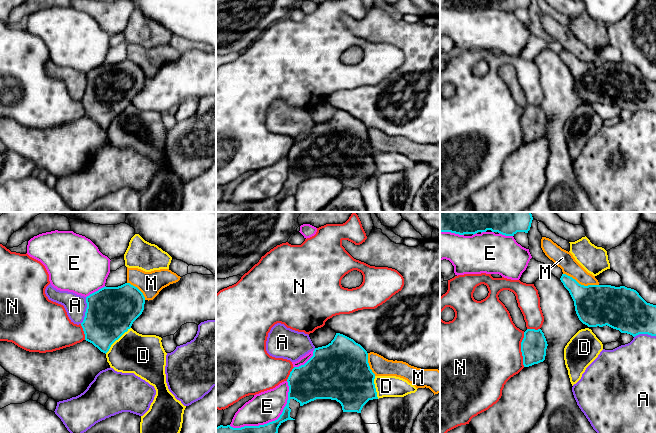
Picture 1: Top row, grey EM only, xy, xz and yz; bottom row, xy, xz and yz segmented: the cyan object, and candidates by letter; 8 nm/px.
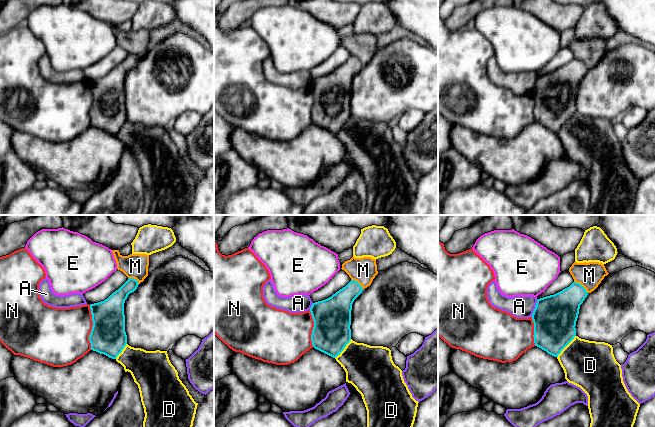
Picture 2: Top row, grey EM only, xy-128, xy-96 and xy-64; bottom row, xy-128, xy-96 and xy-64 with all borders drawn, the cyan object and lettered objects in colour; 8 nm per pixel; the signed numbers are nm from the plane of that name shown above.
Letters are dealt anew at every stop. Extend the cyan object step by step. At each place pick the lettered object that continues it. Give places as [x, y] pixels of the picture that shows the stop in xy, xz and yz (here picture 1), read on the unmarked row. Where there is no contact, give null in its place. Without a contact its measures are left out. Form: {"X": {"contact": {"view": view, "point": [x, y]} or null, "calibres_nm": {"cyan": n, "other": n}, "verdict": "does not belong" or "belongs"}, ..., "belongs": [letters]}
{"A": {"contact": {"view": "xy", "point": [86, 86]}, "calibres_nm": {"cyan": 400, "other": 180}, "verdict": "does not belong"}, "D": {"contact": {"view": "xy", "point": [116, 115]}, "calibres_nm": {"cyan": 400, "other": 320}, "verdict": "does not belong"}, "E": {"contact": {"view": "xz", "point": [272, 197]}, "calibres_nm": {"cyan": 180, "other": 240}, "verdict": "does not belong"}, "M": {"contact": {"view": "yz", "point": [580, 60]}, "calibres_nm": {"cyan": 340, "other": 140}, "verdict": "belongs"}, "N": {"contact": {"view": "yz", "point": [521, 125]}, "calibres_nm": {"cyan": 200, "other": 500}, "verdict": "does not belong"}, "belongs": ["M"]}

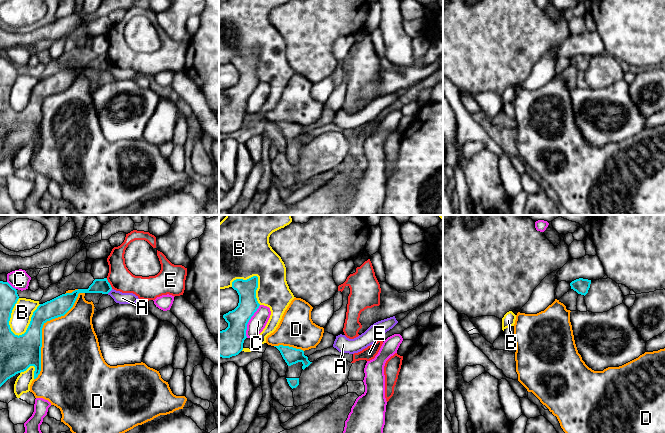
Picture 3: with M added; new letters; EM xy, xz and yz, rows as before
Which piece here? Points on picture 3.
{"A": {"contact": {"view": "xy", "point": [109, 67]}, "calibres_nm": {"cyan": 110, "other": 100}, "verdict": "does not belong"}, "B": {"contact": {"view": "xy", "point": [30, 99]}, "calibres_nm": {"cyan": 280, "other": 160}, "verdict": "does not belong"}, "C": {"contact": {"view": "xz", "point": [248, 97]}, "calibres_nm": {"cyan": 220, "other": 140}, "verdict": "does not belong"}, "D": {"contact": {"view": "xy", "point": [41, 105]}, "calibres_nm": {"cyan": 280, "other": 440}, "verdict": "does not belong"}, "E": {"contact": {"view": "xy", "point": [109, 59]}, "calibres_nm": {"cyan": 110, "other": 190}, "verdict": "does not belong"}, "belongs": []}

